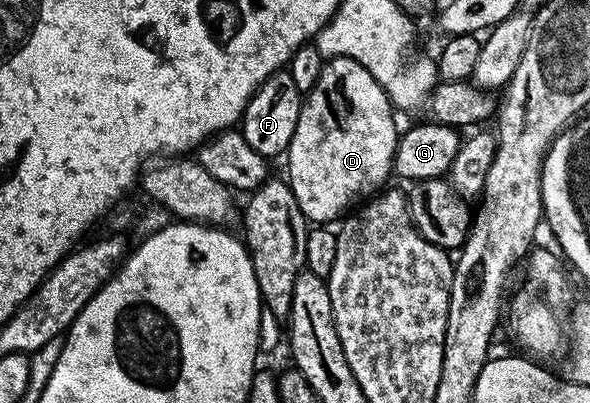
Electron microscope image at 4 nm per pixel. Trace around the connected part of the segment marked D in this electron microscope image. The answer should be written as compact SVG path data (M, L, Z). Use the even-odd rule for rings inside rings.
M332 58L323 65L320 80L316 80L309 94L305 95L300 120L296 124L296 132L288 151L288 181L307 223L337 223L355 203L369 199L387 185L386 177L391 177L394 153L400 137L400 129L394 123L394 114L396 115L396 110L390 105L390 97L382 91L368 68L356 64L356 60L351 58Z

